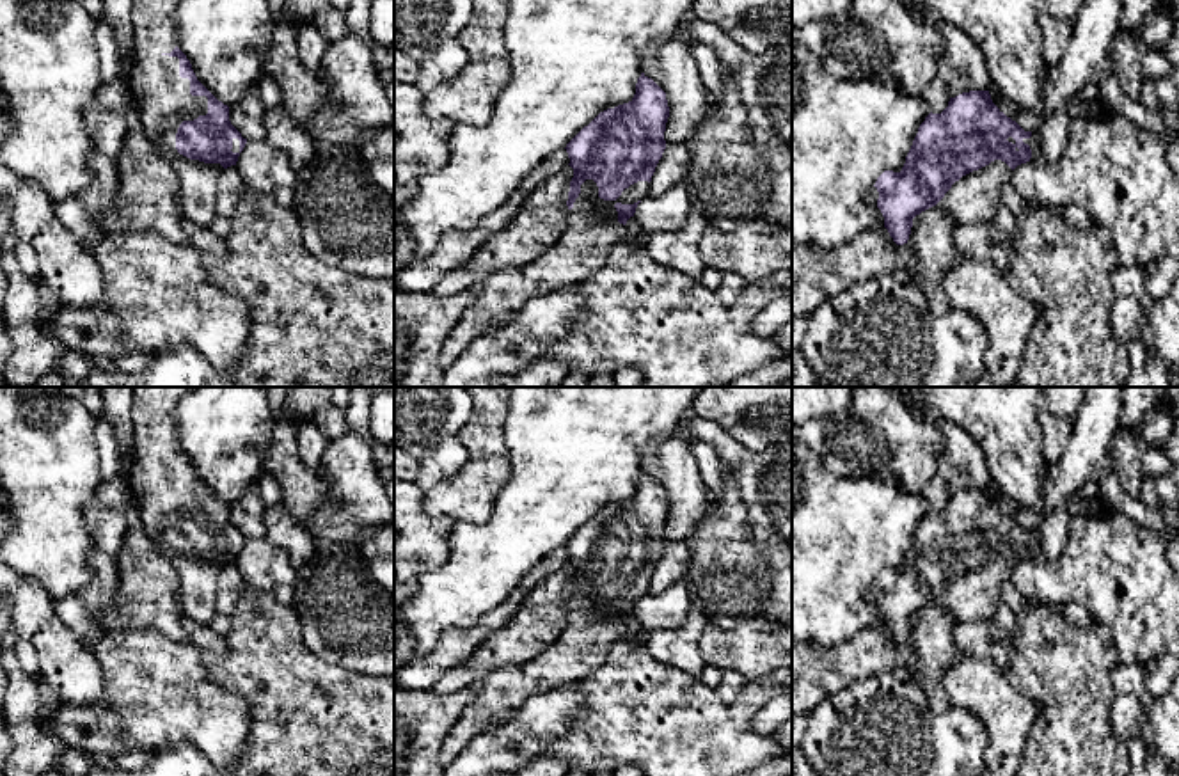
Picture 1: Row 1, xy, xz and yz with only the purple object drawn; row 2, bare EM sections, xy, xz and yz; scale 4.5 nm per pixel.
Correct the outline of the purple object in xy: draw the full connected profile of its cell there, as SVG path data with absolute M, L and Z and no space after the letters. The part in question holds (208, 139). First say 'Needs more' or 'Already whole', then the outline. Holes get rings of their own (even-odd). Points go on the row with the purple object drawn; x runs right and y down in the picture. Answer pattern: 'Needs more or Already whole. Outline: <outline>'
Needs more. Outline: M131 0L135 62L130 85L147 139L179 178L183 217L210 226L217 217L218 178L224 169L236 165L247 139L231 124L229 107L197 80L190 60L178 48L174 12L179 2Z

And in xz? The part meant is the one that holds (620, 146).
Needs more. Outline: M641 73L636 94L629 103L600 112L566 144L574 178L566 201L565 231L542 257L518 268L494 270L481 279L481 289L440 348L439 364L444 369L476 337L511 321L531 298L582 284L605 265L609 250L627 234L627 220L634 217L637 204L648 195L652 176L666 149L668 117L666 92Z

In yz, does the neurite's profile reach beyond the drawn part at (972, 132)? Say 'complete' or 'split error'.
split error

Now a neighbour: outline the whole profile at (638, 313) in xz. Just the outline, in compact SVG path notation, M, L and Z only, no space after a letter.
M630 217L627 234L611 247L605 265L581 293L584 313L547 353L568 373L588 378L600 371L637 368L643 387L721 387L732 380L785 359L774 337L758 337L751 321L774 298L792 302L792 270L779 270L760 282L749 282L733 305L724 305L717 291L685 273L657 263L646 245L650 234Z

